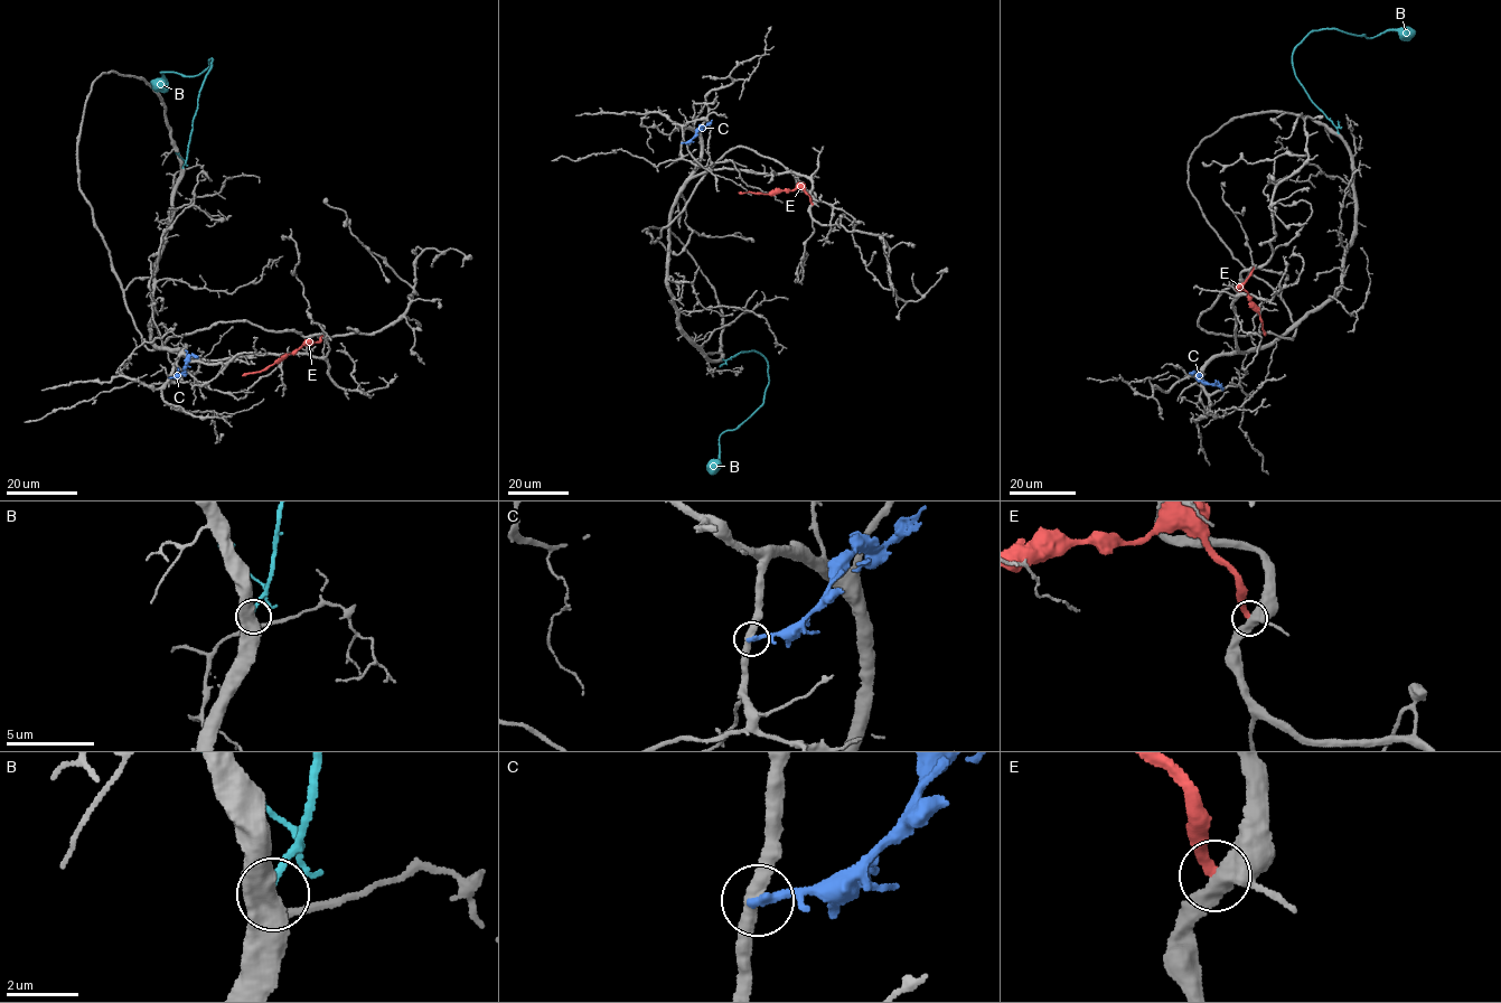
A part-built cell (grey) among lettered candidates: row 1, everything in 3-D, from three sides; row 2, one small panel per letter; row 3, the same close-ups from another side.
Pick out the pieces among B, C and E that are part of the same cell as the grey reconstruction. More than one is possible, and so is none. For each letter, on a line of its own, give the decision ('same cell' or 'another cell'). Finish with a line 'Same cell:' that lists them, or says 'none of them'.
B: same cell
C: another cell
E: another cell
Same cell: B

